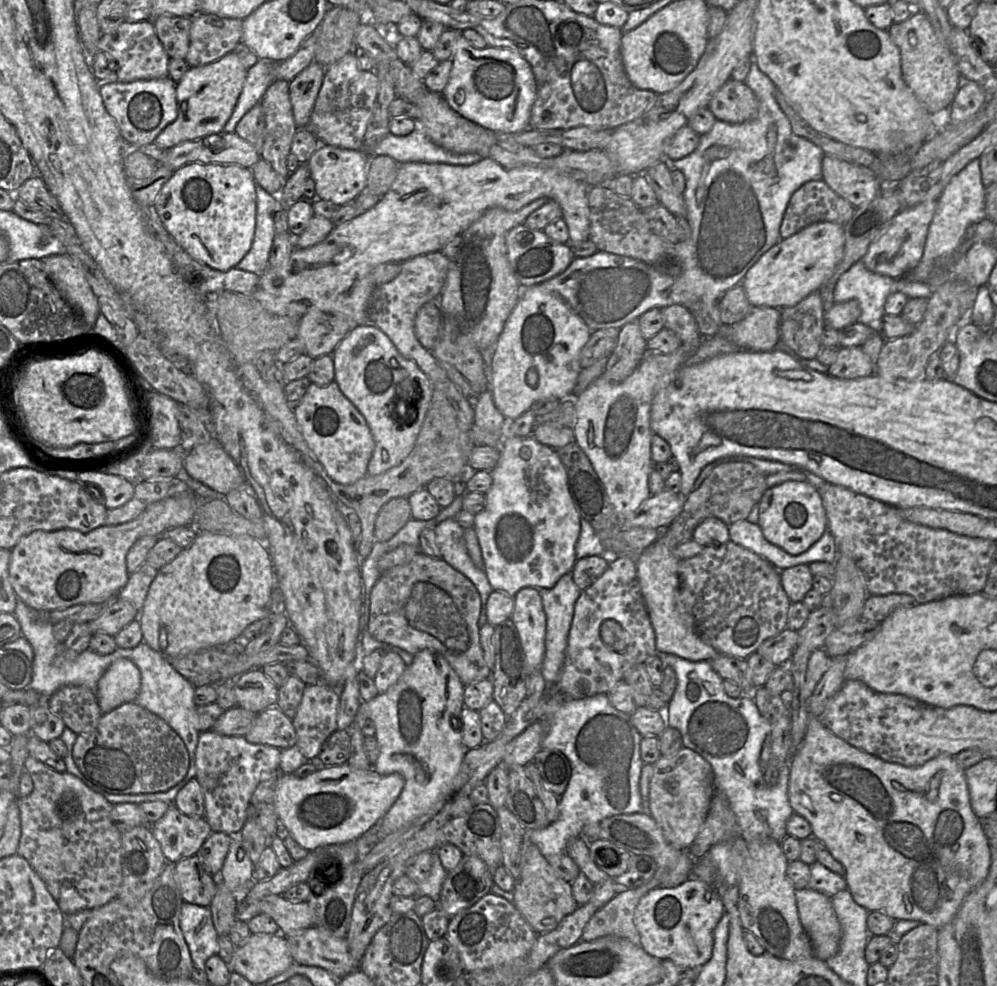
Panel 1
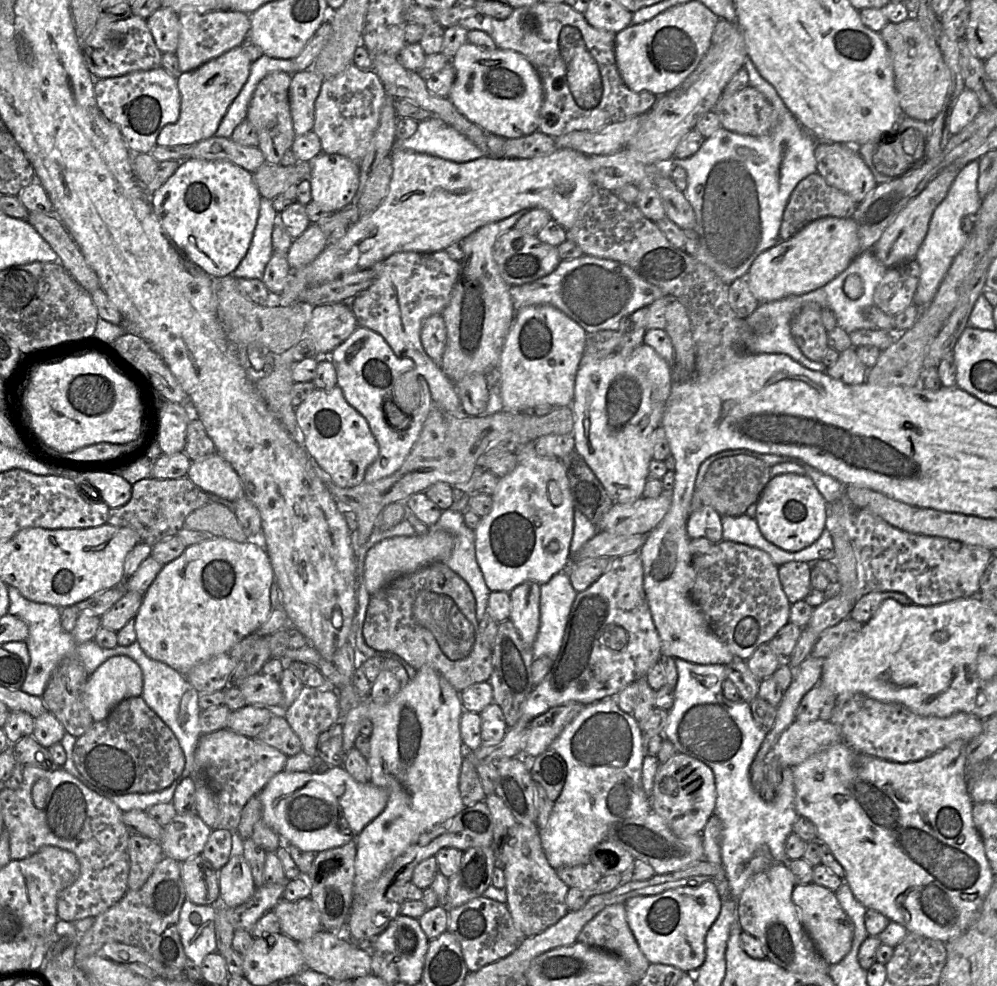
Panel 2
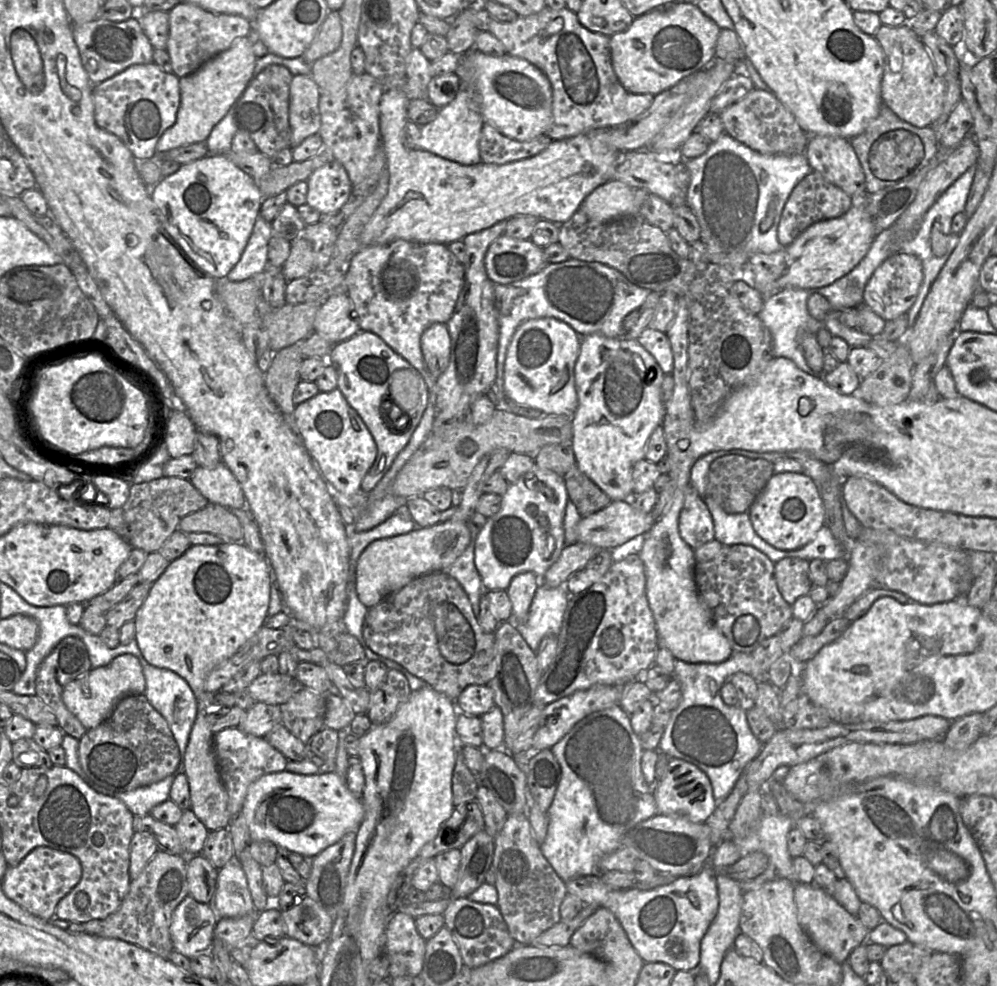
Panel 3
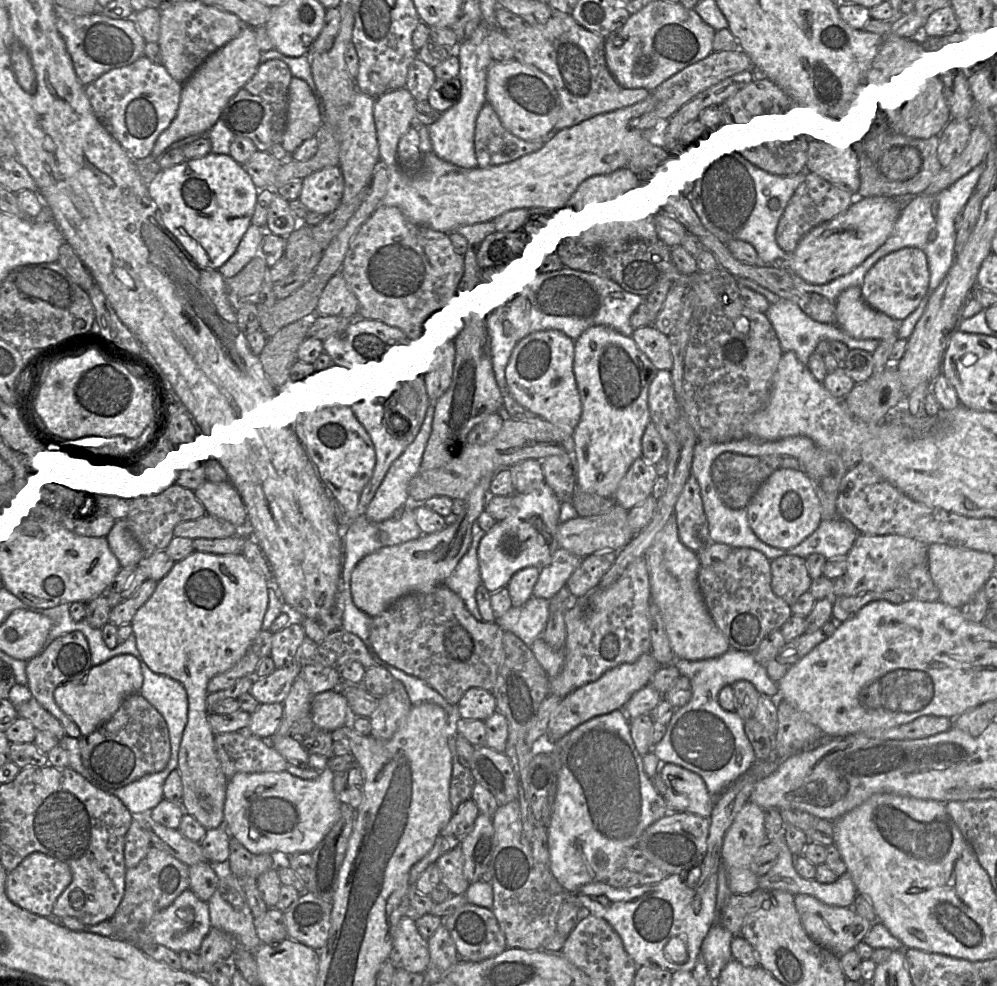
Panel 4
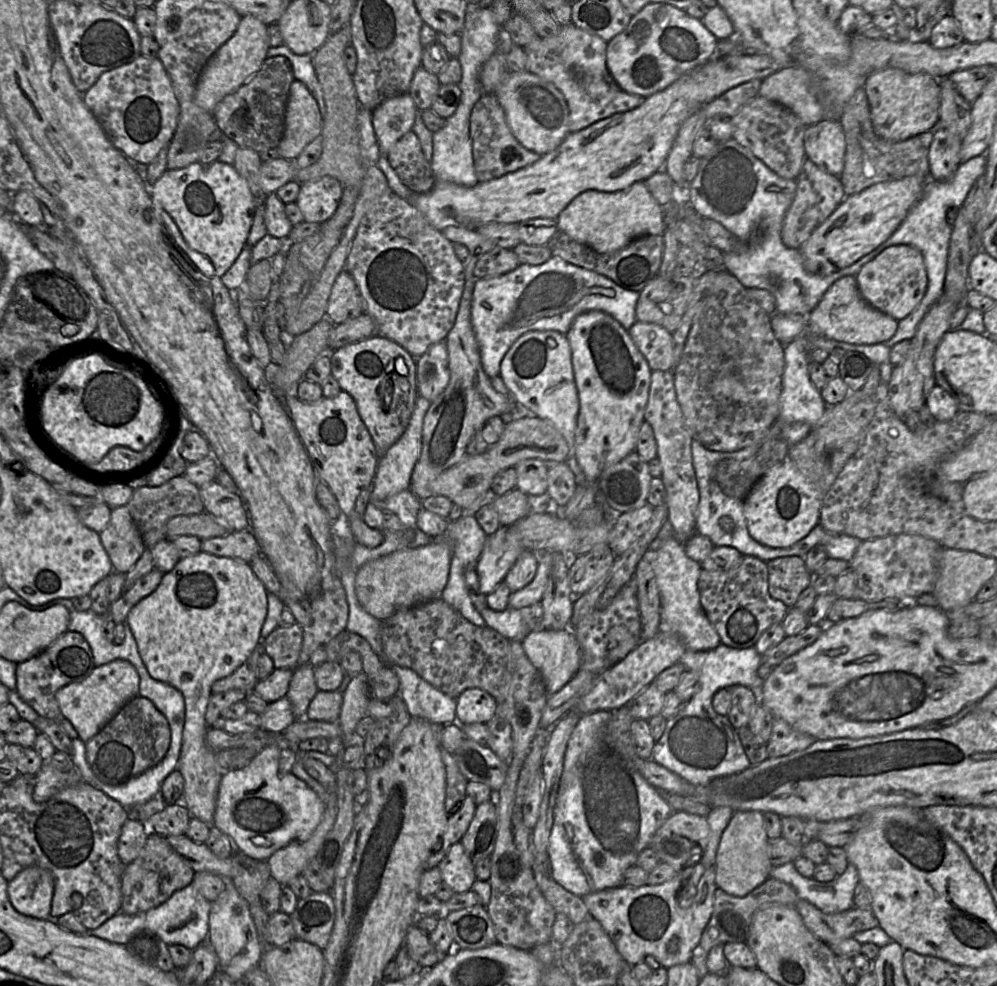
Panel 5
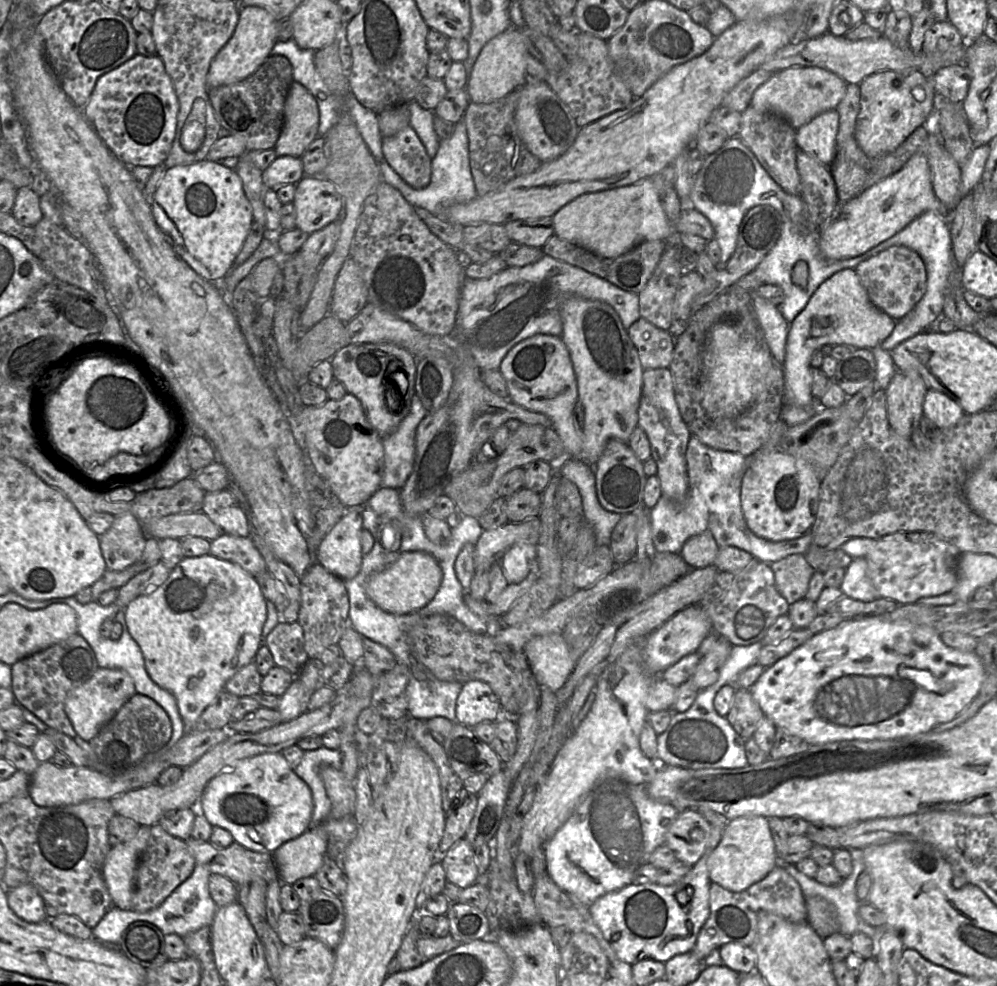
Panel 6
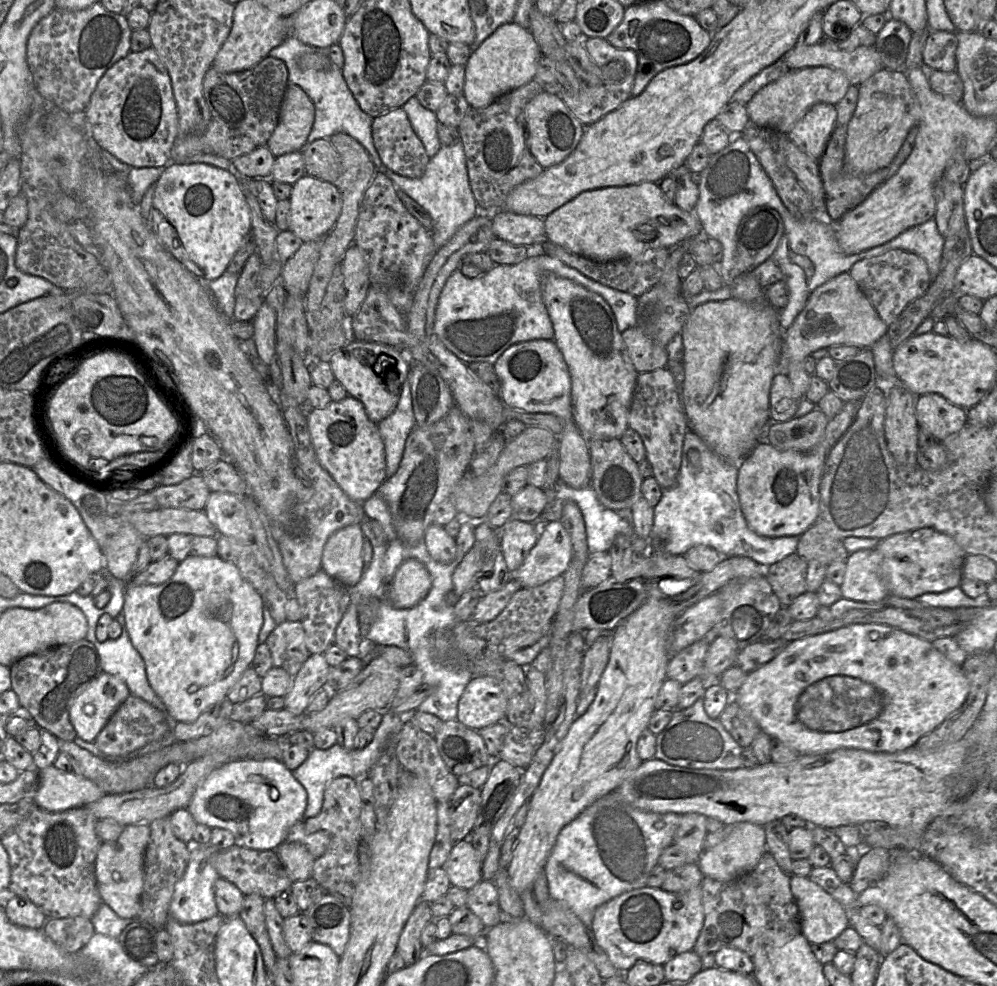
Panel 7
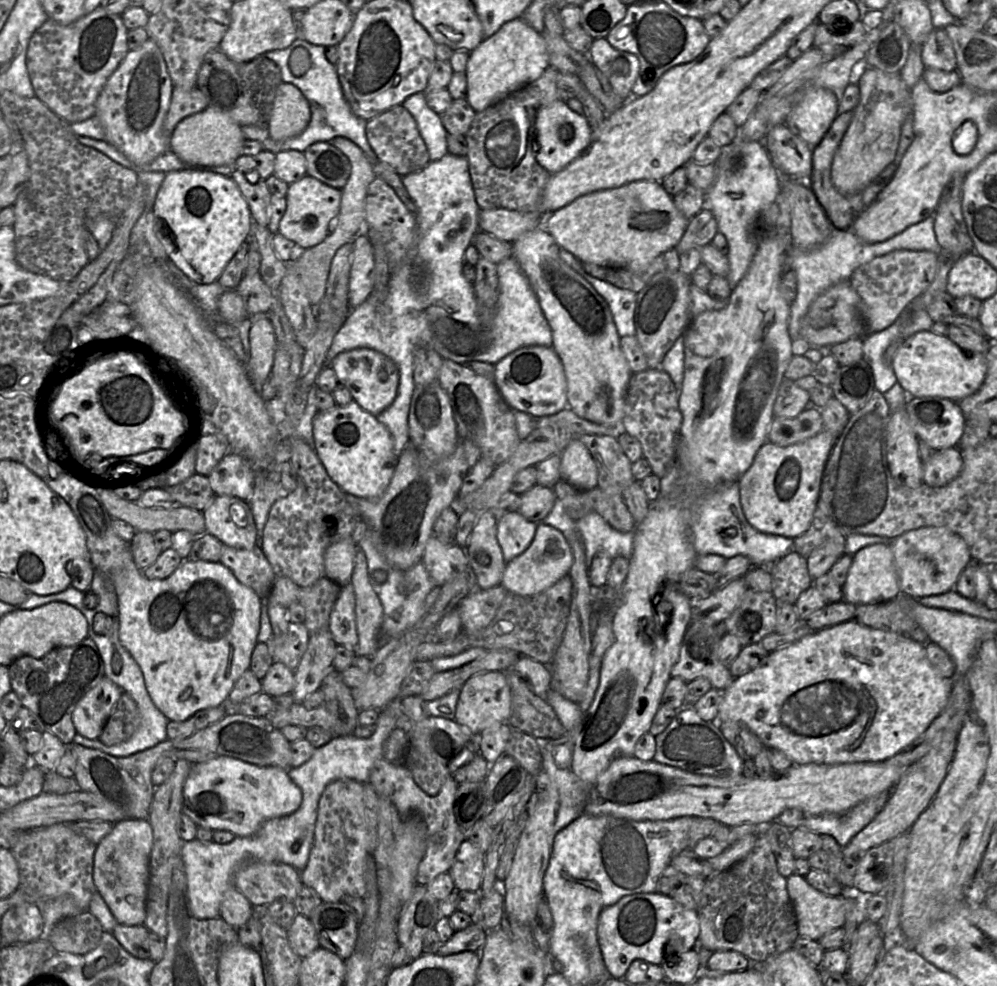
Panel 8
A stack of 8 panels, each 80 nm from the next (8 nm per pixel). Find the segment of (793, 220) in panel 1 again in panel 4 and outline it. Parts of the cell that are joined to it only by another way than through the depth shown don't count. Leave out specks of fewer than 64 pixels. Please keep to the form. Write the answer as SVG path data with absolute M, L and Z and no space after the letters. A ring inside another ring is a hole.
M807 167L804 180L794 191L779 220L776 230L776 241L786 252L792 253L801 239L811 229L840 213L844 212L856 197L845 189L827 181Z

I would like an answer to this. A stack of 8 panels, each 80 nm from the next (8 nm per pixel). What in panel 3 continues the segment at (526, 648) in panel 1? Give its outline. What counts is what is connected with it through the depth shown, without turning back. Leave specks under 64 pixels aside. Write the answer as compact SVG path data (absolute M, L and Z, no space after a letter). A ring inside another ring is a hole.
M523 572L512 579L507 593L512 602L512 614L516 622L526 621L531 603L540 585L539 577L533 572Z

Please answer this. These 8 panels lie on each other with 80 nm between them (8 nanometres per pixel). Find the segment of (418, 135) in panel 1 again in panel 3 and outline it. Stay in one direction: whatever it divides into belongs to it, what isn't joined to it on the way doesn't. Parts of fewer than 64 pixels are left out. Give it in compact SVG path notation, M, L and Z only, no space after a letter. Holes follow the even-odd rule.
M461 65L457 75L462 82L461 90L451 104L438 111L432 122L420 128L421 136L416 149L428 151L461 165L476 165L481 162L479 142L484 120L479 110L478 94L466 71L461 72Z

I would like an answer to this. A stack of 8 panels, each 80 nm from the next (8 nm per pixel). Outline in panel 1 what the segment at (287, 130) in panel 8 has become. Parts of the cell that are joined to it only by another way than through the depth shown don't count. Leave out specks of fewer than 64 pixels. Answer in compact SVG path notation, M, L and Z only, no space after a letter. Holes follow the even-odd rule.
M315 60L289 82L293 116L298 128L309 128L326 68Z

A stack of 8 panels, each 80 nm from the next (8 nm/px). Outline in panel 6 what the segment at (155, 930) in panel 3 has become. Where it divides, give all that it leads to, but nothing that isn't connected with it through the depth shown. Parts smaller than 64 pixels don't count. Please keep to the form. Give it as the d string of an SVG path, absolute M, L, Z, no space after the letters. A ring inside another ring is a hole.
M160 824L151 826L147 845L139 858L133 878L131 910L143 913L160 906L191 876L195 865L185 841L170 835Z

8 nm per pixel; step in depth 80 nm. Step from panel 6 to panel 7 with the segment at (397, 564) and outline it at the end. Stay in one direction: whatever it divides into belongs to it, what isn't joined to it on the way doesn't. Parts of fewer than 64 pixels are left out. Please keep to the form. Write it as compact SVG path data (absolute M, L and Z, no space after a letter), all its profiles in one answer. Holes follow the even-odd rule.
M407 559L396 570L387 597L397 608L410 608L426 597L431 585L431 576L424 564Z

